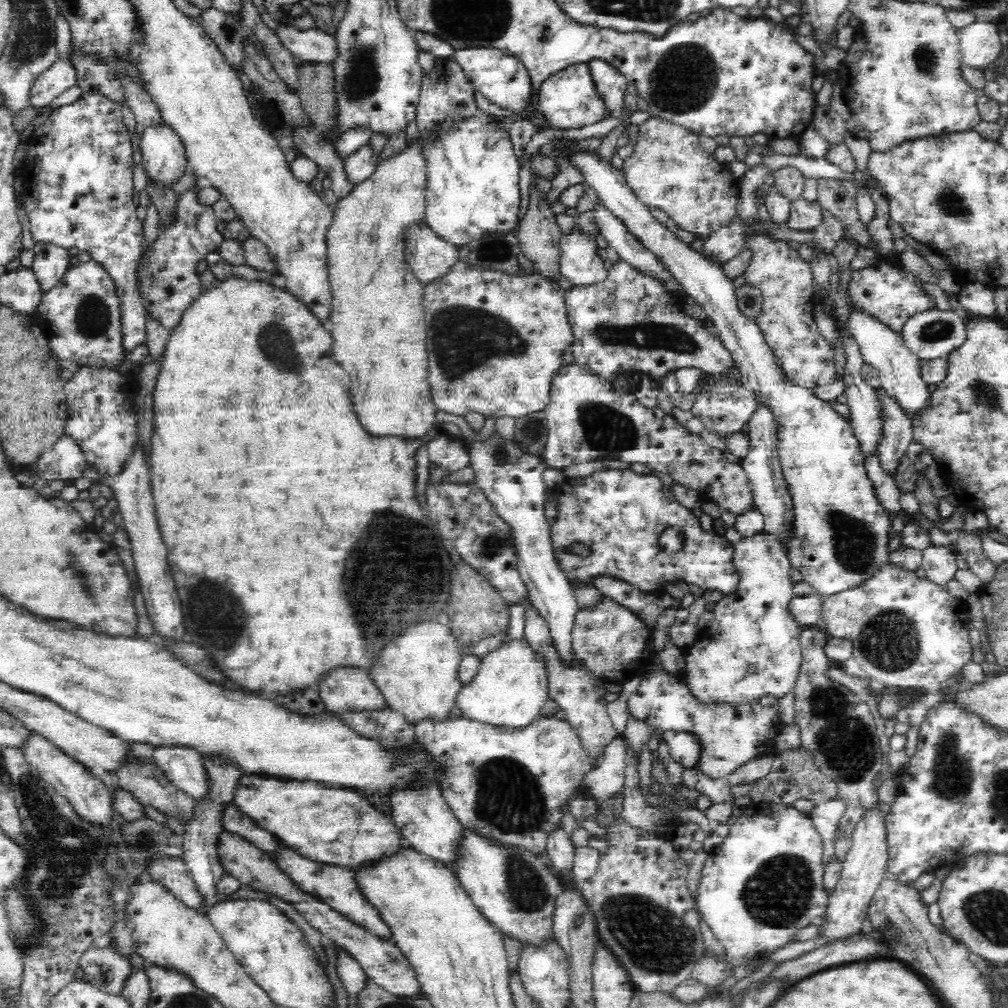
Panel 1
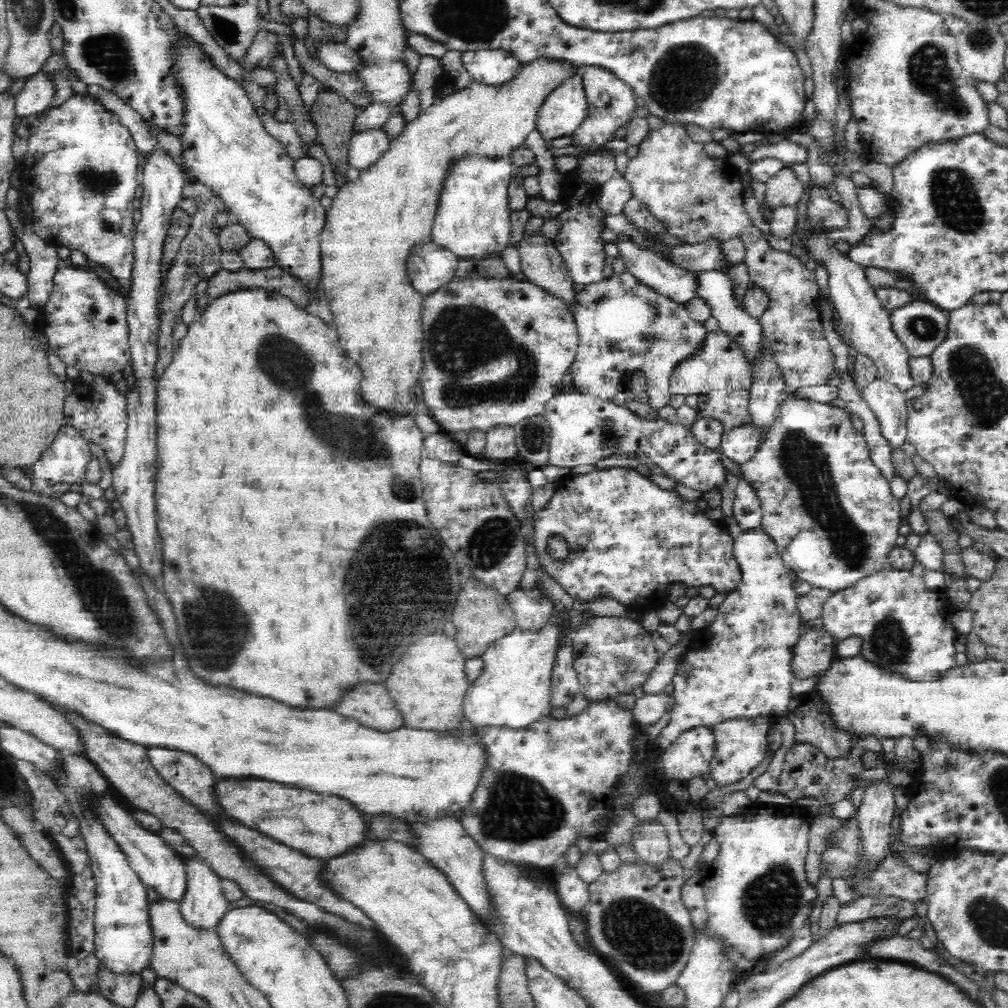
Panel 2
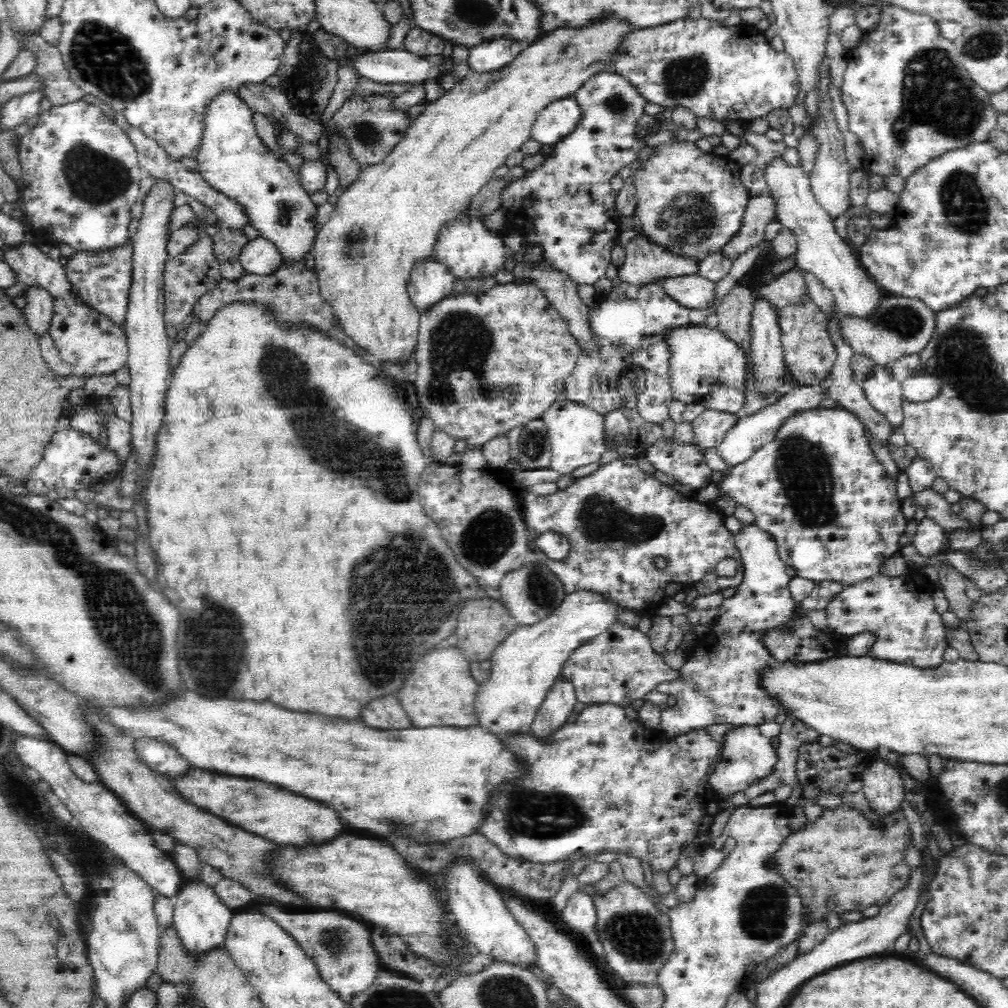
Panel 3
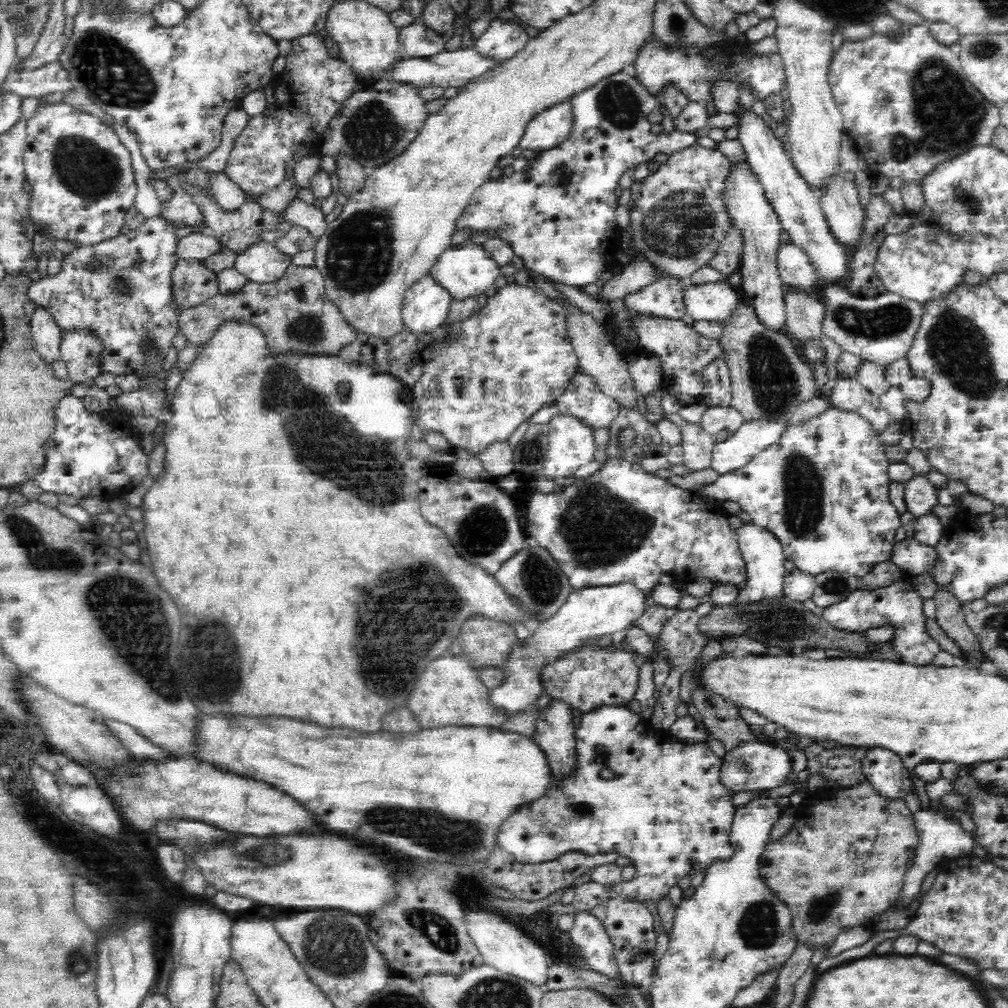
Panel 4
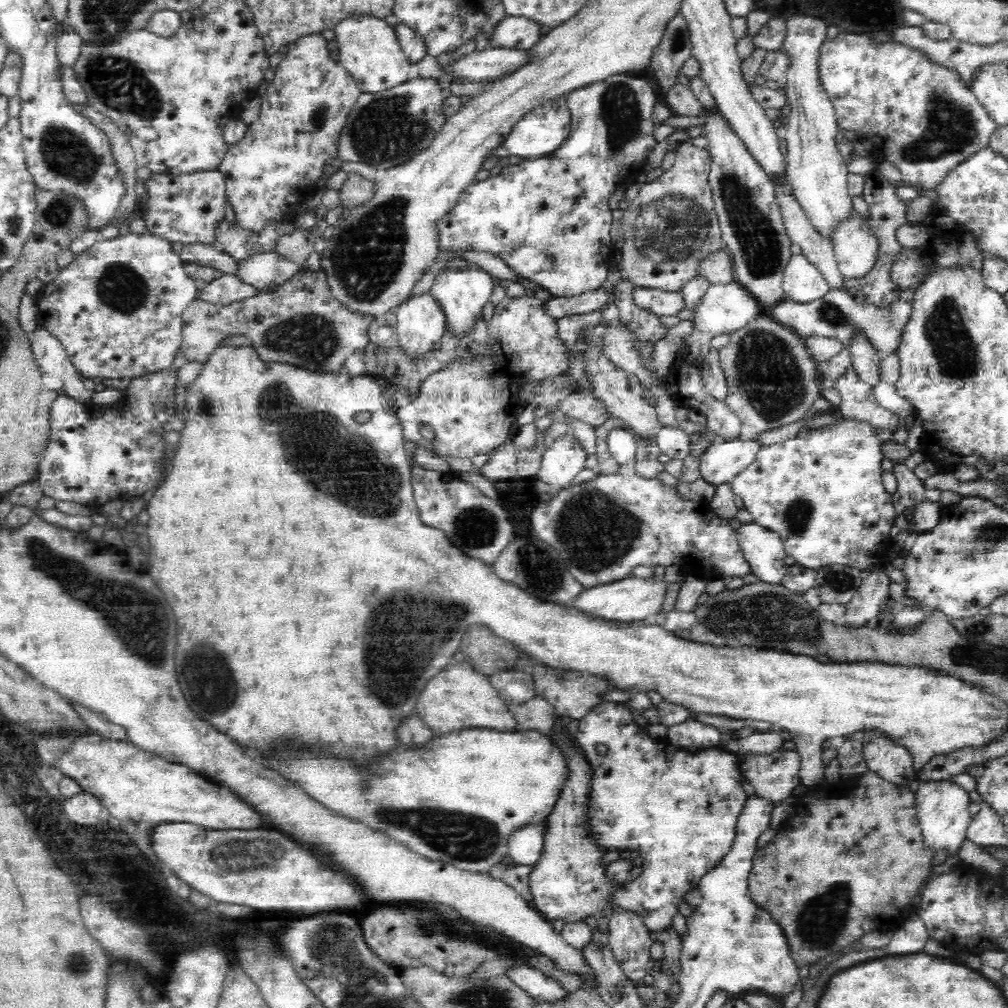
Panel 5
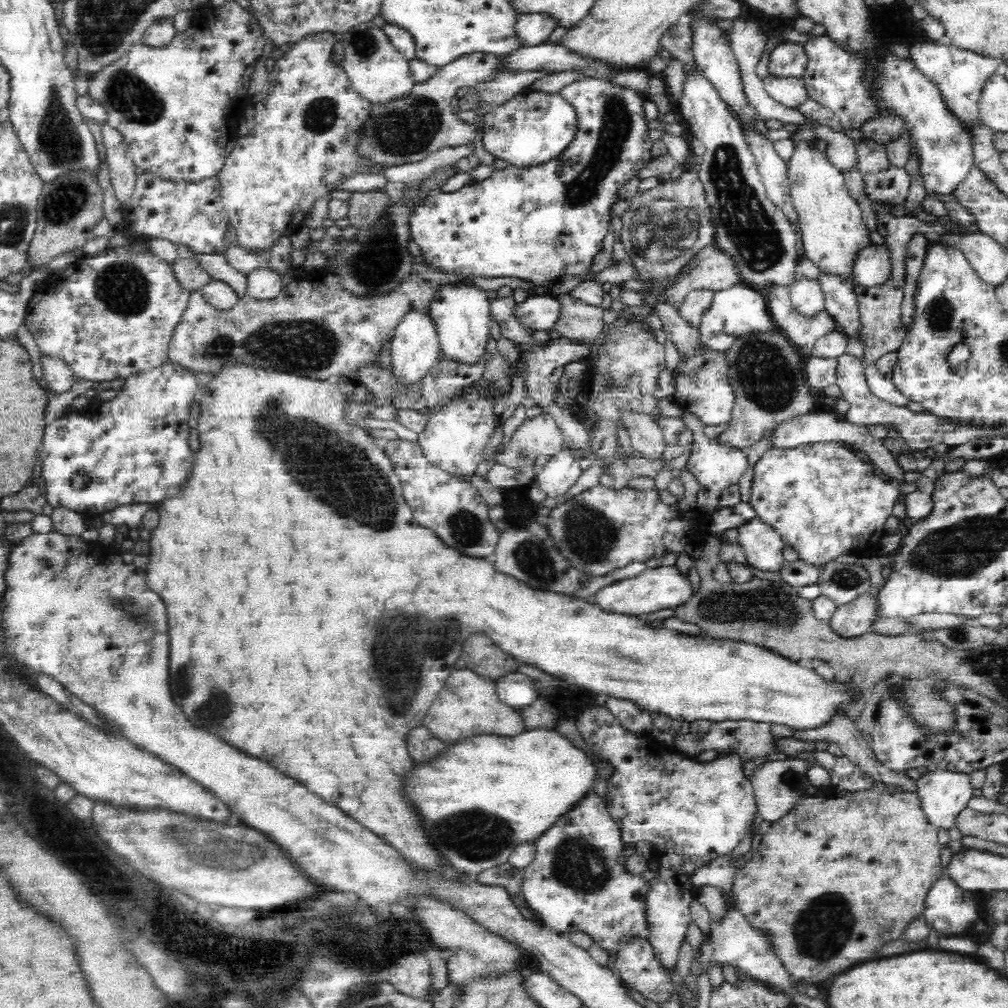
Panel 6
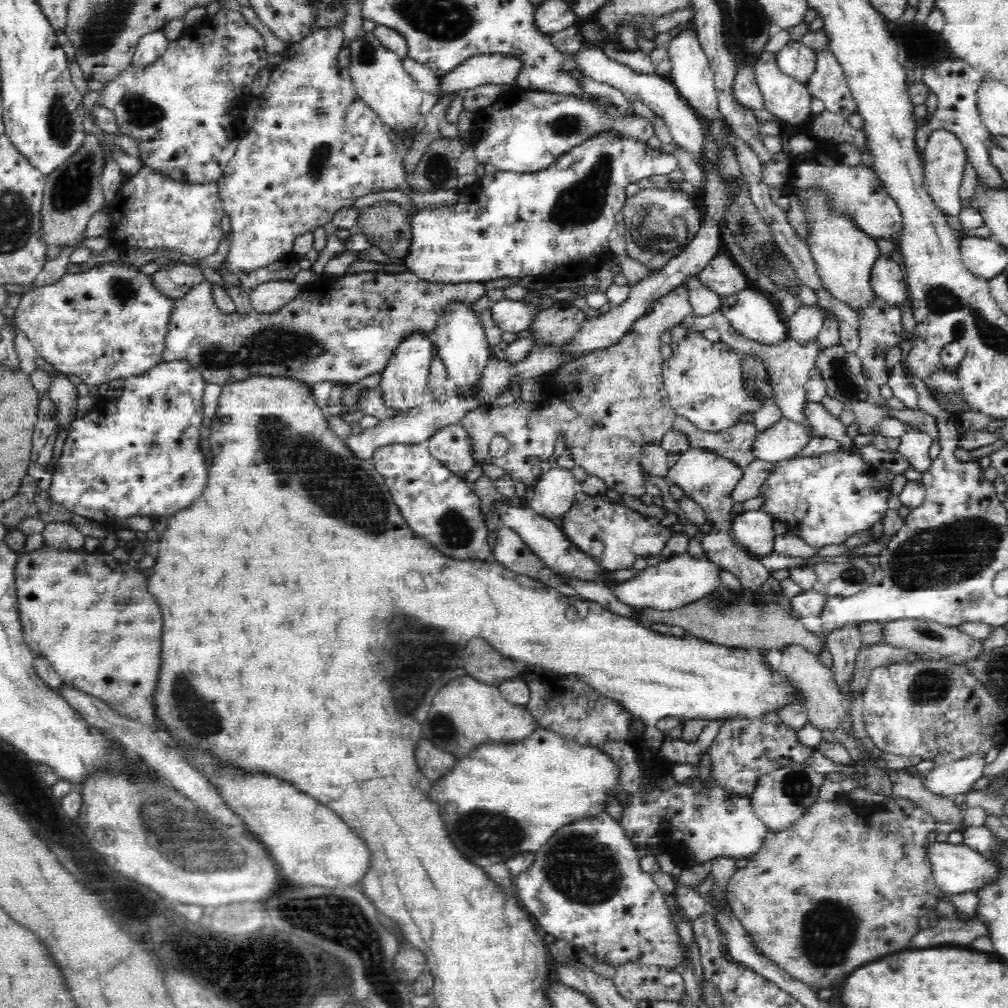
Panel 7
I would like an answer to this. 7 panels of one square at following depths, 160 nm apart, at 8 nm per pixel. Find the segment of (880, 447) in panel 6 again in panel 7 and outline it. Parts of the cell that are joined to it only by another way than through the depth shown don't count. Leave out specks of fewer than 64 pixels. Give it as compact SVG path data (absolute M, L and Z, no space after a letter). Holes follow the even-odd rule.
M782 416L756 436L754 458L773 463L793 457L814 437L814 431Z

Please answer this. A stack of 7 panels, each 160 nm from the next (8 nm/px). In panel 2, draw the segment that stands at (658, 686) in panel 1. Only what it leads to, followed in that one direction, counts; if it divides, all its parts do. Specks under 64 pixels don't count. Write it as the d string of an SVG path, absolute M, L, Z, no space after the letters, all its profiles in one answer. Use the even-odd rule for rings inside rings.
M660 691L644 693L642 698L636 698L636 704L631 709L633 719L640 725L651 725L658 722L662 716L672 714L676 704L673 694ZM760 715L752 718L728 719L709 726L714 735L714 752L705 778L709 775L716 782L716 787L735 784L748 777L766 758L768 754L768 735L772 728L776 727L774 715Z

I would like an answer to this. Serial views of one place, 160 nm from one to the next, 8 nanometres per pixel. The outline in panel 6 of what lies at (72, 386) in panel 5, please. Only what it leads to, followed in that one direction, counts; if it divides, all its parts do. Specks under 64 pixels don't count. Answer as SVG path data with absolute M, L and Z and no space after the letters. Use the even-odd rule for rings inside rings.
M40 353L41 371L43 372L42 380L47 383L56 394L63 394L72 388L72 384L76 380L75 374L66 361L58 357L58 355L50 355L50 353Z

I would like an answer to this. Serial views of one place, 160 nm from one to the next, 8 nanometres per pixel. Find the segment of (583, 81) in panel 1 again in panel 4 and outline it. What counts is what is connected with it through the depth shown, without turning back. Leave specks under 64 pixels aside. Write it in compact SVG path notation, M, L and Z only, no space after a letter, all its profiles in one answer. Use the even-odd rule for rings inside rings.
M566 101L539 112L527 124L518 146L535 153L556 148L569 137L573 126L572 105Z

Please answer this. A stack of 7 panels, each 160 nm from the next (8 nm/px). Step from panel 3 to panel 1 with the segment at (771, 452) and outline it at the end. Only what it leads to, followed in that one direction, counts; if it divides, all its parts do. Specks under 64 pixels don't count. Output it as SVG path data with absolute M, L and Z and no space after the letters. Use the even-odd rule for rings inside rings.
M554 140L551 142L554 153L558 152L574 167L586 186L596 190L599 200L620 219L639 241L657 257L663 269L683 288L684 295L695 305L704 308L706 316L719 330L719 339L724 343L736 361L738 382L754 394L756 402L768 408L774 415L778 437L778 459L788 491L794 504L794 538L787 558L793 568L812 585L814 592L823 603L828 596L834 596L860 586L869 580L886 563L889 563L889 531L892 520L884 513L874 495L873 486L865 471L865 458L858 450L858 441L850 423L838 414L831 402L826 402L814 394L814 390L802 388L785 376L774 353L764 340L759 326L746 318L736 305L735 283L731 281L717 262L684 244L672 231L666 228L652 213L650 207L634 193L626 182L624 173L605 160L599 150L584 150L574 140Z

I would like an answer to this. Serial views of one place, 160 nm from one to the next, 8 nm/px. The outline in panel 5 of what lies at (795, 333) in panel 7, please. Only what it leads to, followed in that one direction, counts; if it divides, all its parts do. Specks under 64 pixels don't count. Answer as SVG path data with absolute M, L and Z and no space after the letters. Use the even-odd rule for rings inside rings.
M801 253L790 255L784 267L783 289L786 300L808 304L824 296L829 286L820 270Z

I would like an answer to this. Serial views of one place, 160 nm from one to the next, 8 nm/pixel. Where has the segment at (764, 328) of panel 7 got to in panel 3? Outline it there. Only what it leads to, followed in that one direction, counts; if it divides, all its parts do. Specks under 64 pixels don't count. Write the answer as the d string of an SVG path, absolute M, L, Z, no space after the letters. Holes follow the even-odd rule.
M698 273L654 280L678 305L691 309L710 307L716 299L715 282Z

